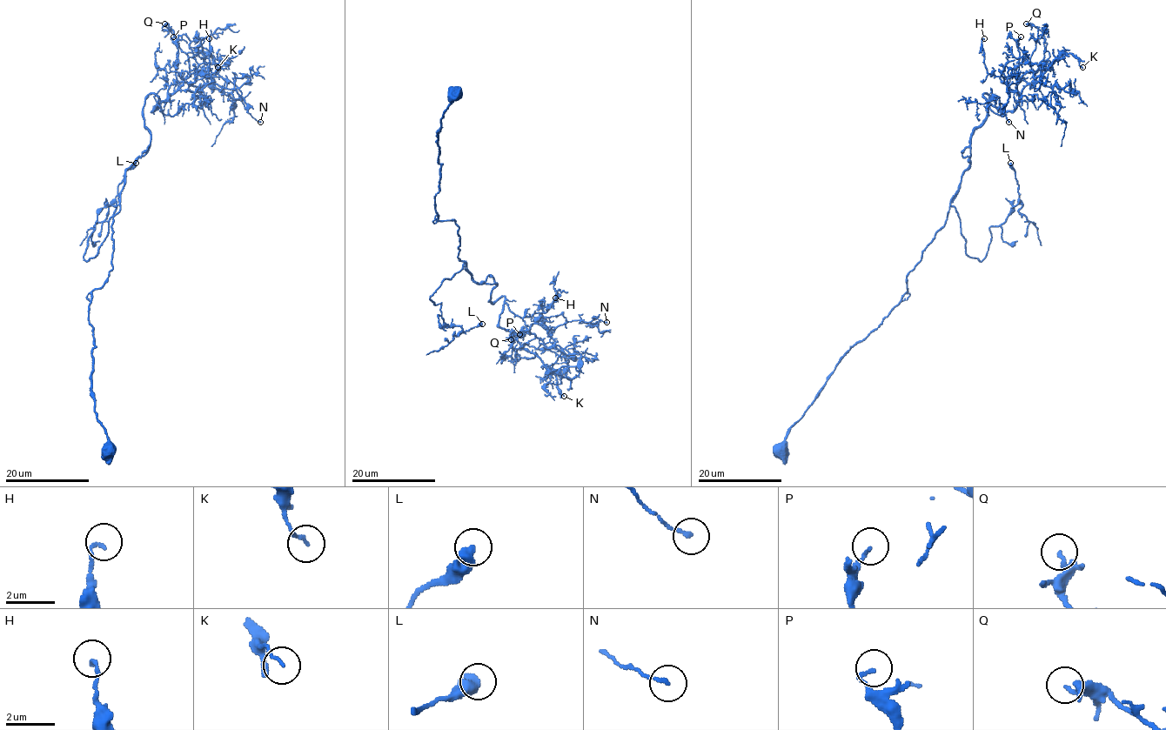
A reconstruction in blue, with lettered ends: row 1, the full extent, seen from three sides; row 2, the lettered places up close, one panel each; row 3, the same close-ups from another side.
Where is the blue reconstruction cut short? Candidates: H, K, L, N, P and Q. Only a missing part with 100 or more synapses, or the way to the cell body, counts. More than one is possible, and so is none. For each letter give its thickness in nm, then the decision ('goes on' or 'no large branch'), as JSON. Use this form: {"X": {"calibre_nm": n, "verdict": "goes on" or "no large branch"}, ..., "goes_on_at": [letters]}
{"H": {"calibre_nm": 140, "verdict": "no large branch"}, "K": {"calibre_nm": 110, "verdict": "no large branch"}, "L": {"calibre_nm": 500, "verdict": "no large branch"}, "N": {"calibre_nm": 120, "verdict": "no large branch"}, "P": {"calibre_nm": 140, "verdict": "no large branch"}, "Q": {"calibre_nm": 160, "verdict": "no large branch"}, "goes_on_at": []}

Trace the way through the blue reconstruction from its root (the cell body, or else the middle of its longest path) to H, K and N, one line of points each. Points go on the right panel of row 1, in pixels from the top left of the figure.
H: (781, 449), (908, 291), (969, 164), (982, 95), (1016, 106), (1017, 90), (987, 71), (984, 38)
K: (781, 449), (908, 291), (969, 164), (982, 95), (1012, 111), (1026, 72), (1062, 53), (1082, 67)
N: (781, 449), (838, 361), (908, 291), (969, 164), (982, 95), (1012, 111), (1014, 83), (1008, 122)

